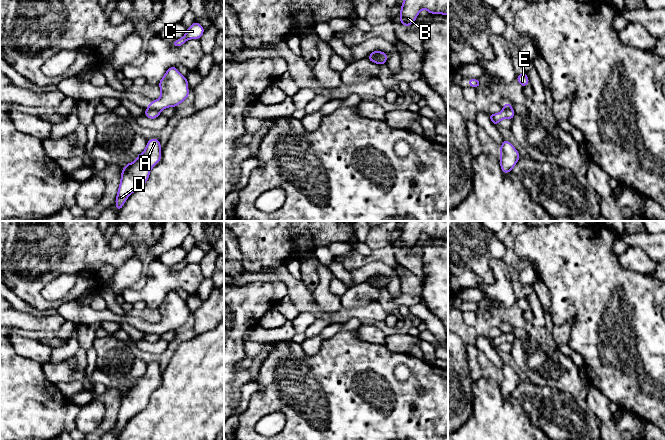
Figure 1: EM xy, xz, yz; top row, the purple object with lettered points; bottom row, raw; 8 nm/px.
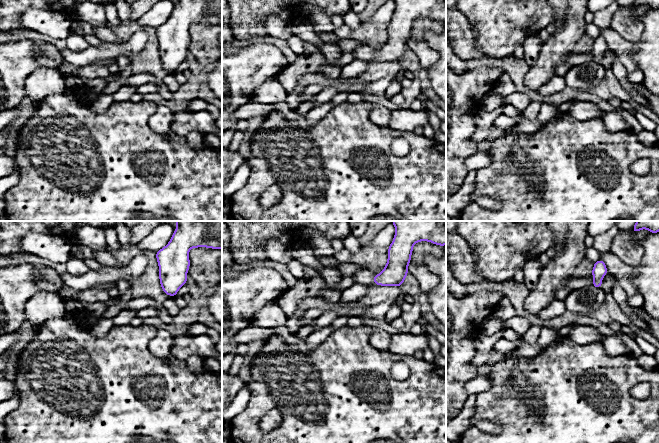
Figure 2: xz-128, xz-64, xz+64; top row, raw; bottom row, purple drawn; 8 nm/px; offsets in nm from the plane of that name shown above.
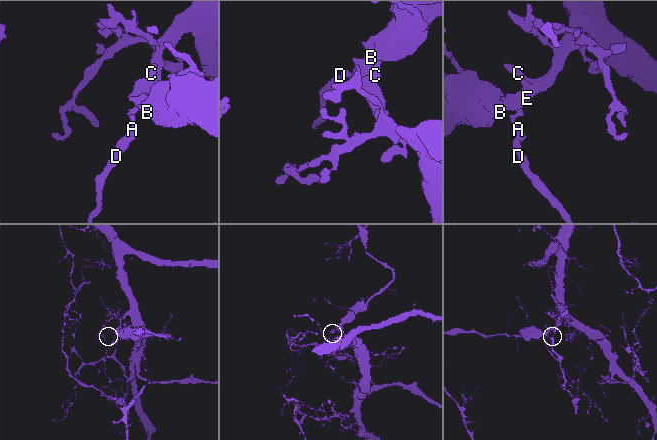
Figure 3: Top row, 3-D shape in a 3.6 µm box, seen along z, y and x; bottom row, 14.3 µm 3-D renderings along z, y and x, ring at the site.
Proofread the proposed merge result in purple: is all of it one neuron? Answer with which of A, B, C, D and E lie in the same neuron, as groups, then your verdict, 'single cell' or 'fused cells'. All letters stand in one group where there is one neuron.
groups A D / B C E; fused cells

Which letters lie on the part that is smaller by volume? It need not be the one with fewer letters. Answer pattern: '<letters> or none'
A, D

